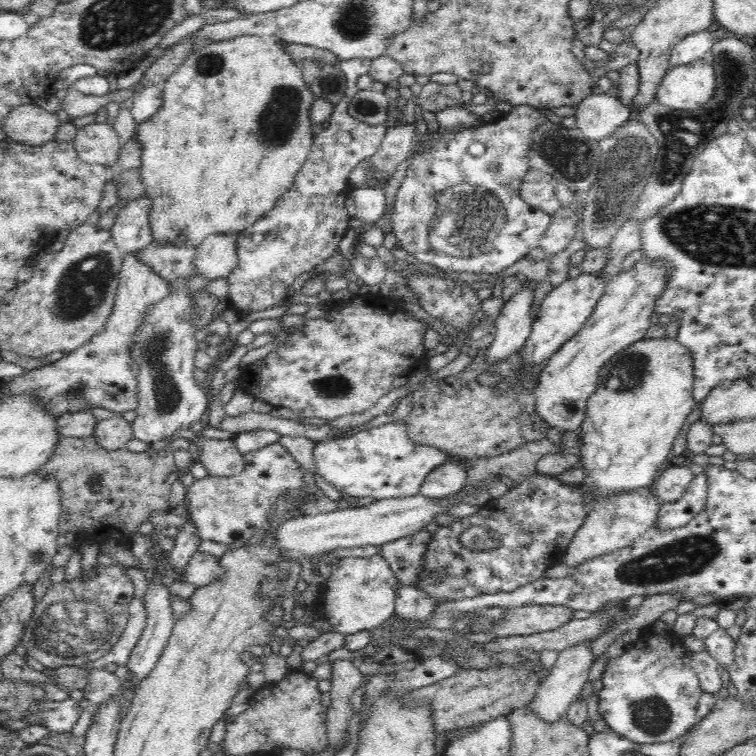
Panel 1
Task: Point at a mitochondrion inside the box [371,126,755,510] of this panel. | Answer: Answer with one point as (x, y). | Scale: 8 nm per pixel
(465, 224)

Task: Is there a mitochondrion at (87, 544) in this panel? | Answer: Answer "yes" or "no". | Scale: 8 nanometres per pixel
no

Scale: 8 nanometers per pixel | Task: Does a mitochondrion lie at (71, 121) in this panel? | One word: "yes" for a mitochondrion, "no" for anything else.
no

